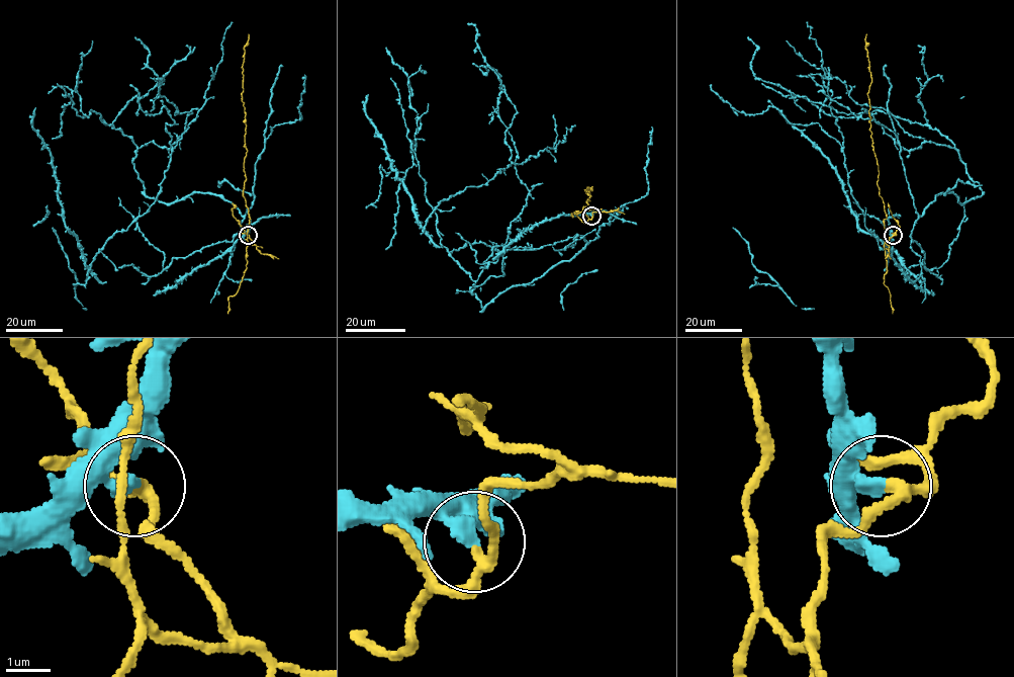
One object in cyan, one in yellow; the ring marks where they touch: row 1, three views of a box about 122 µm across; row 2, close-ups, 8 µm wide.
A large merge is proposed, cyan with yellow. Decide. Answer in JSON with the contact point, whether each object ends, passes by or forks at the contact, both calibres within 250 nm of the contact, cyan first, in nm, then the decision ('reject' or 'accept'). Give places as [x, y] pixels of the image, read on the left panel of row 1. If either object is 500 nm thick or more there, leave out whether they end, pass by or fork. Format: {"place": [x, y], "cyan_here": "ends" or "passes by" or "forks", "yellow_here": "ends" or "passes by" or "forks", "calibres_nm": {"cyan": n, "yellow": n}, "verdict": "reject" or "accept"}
{"place": [248, 235], "cyan_here": "ends", "yellow_here": "passes by", "calibres_nm": {"cyan": 340, "yellow": 240}, "verdict": "reject"}

